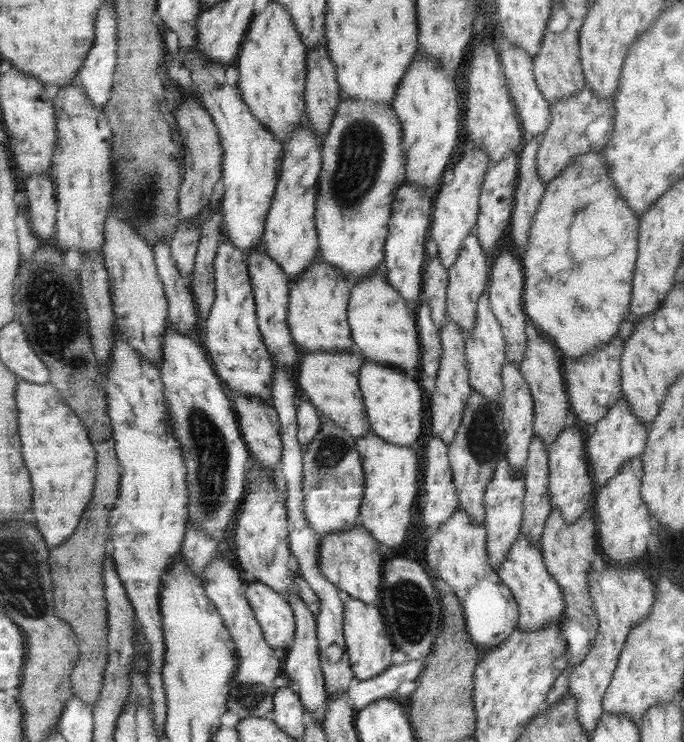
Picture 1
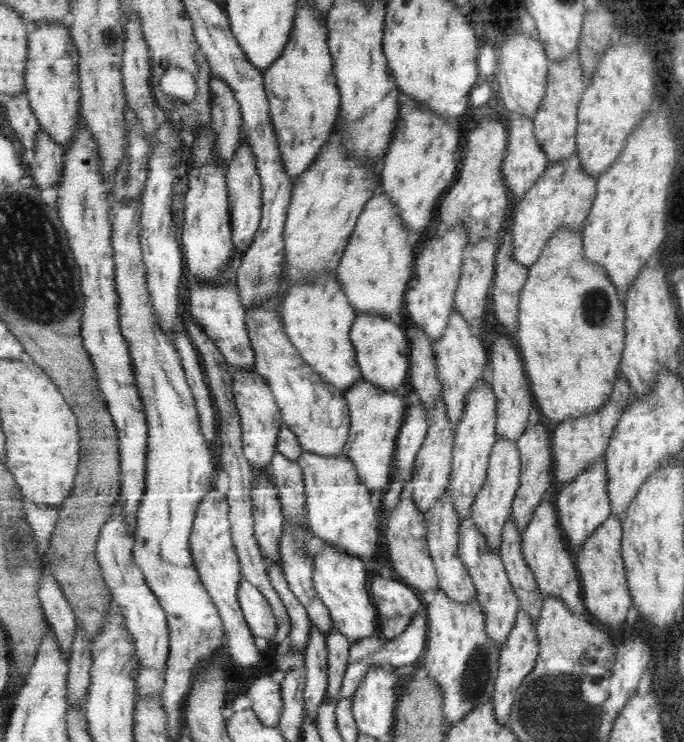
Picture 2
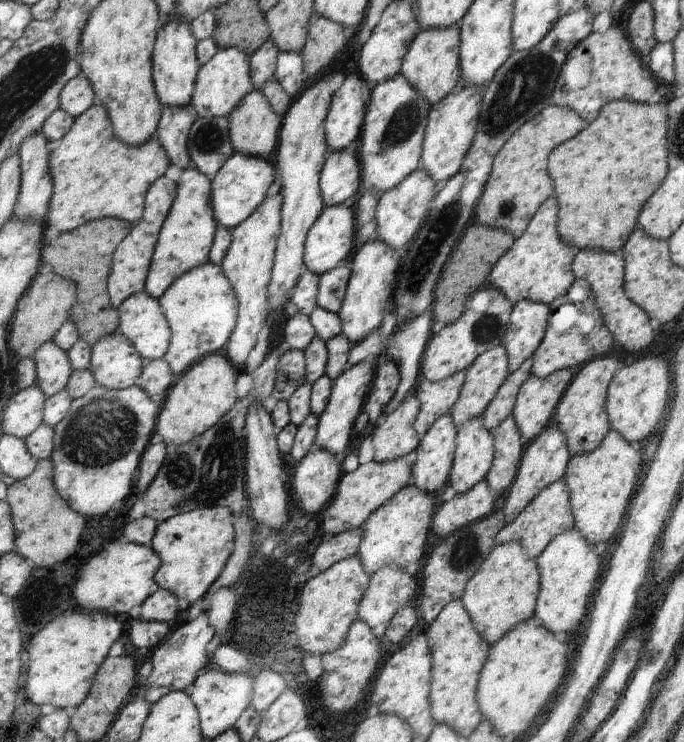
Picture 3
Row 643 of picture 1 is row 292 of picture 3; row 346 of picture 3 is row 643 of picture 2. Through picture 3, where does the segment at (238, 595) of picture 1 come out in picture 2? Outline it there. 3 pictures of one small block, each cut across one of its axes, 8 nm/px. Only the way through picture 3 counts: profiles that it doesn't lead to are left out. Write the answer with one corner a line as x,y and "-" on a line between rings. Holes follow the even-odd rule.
217,491
211,492
198,508
198,516
195,518
194,531
190,537
191,552
194,553
195,566
198,568
202,583
206,585
211,599
218,606
220,615
226,628
228,653
233,664
238,668
247,668
247,672
254,667
261,654
255,646
255,635
251,632
250,624
246,621
241,604
239,603
239,588
242,587
243,571
240,558
232,537
230,524
230,506
225,496

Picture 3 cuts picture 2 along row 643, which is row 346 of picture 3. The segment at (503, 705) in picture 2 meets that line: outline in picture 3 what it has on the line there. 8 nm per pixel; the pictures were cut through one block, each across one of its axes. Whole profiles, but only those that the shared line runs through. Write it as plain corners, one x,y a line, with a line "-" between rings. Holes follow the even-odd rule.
521,300
514,306
511,327
503,339
509,353
510,374
535,356
550,326
551,307
542,302

